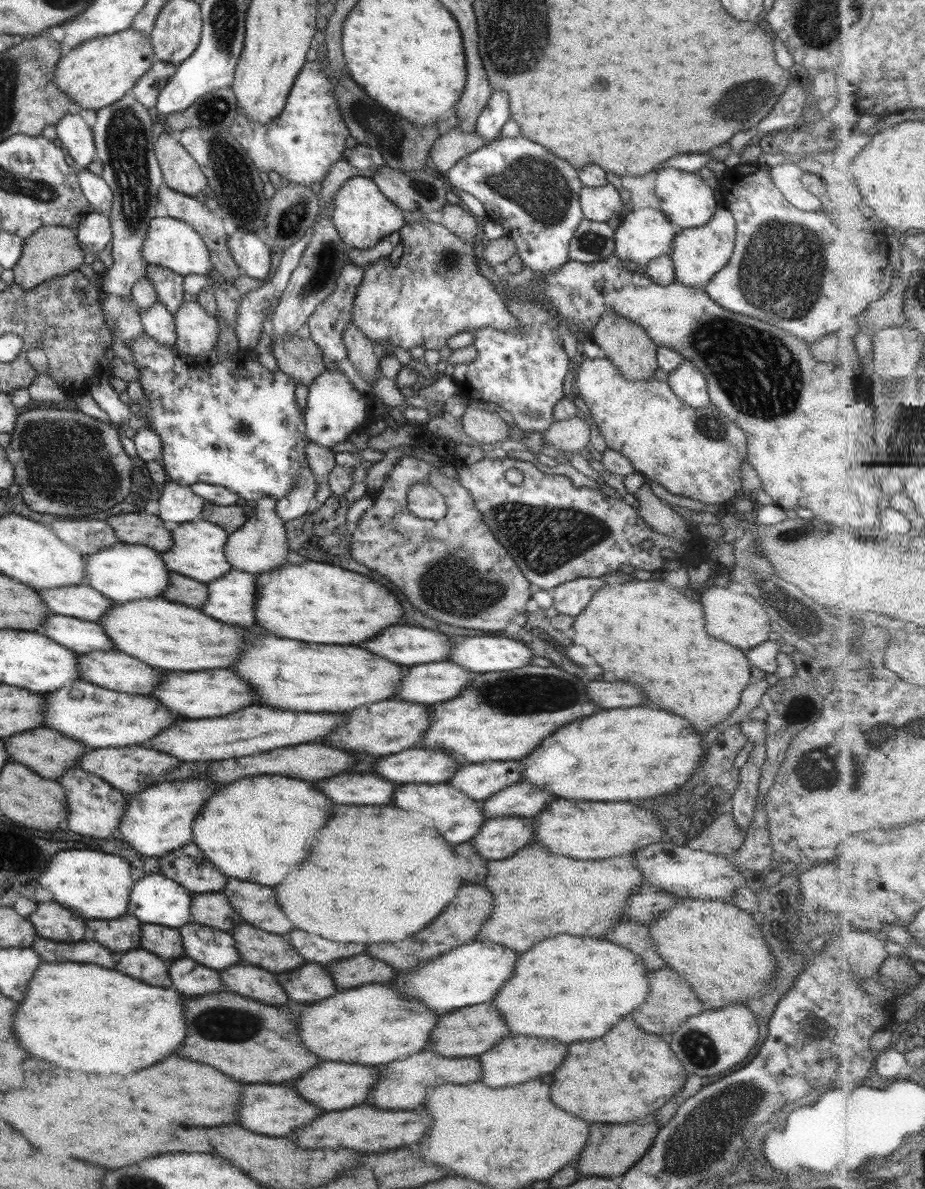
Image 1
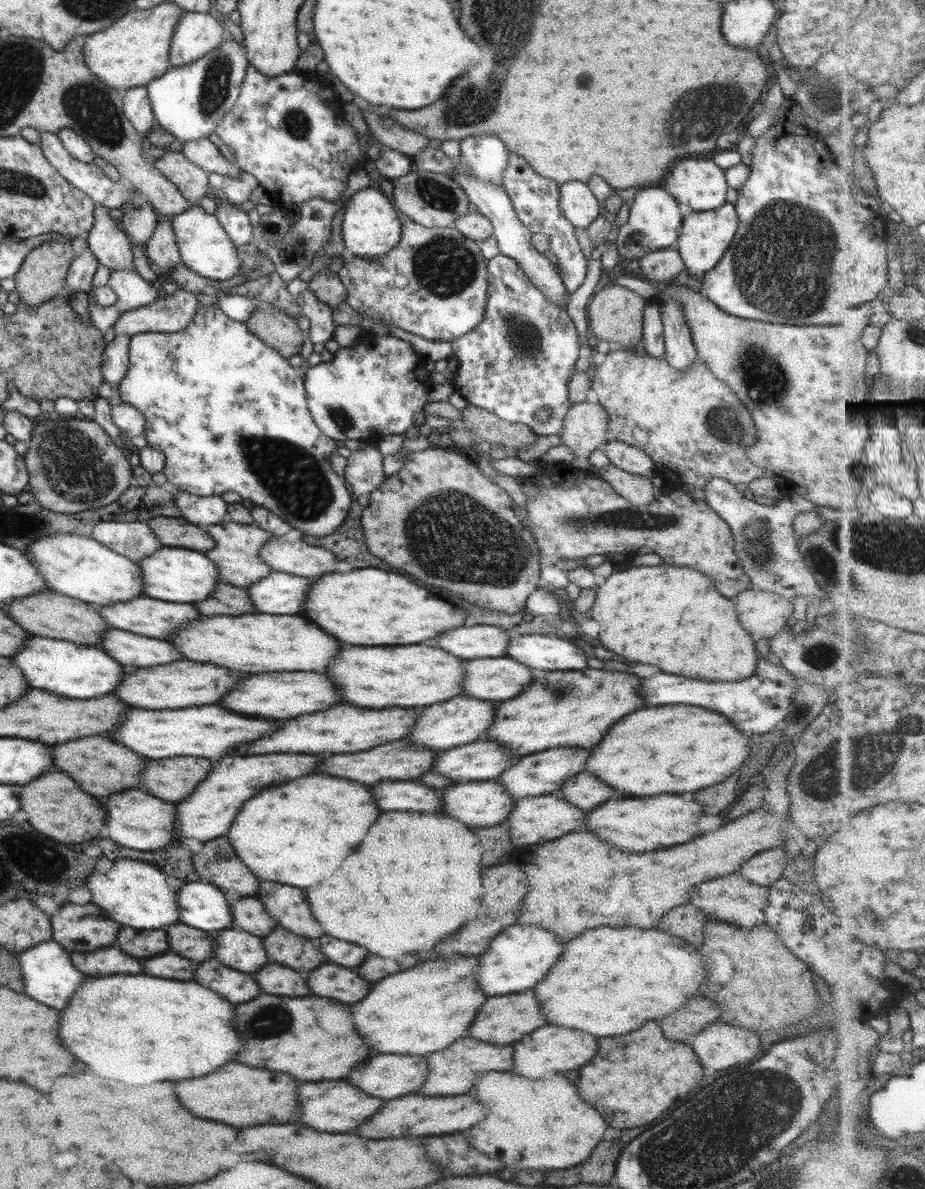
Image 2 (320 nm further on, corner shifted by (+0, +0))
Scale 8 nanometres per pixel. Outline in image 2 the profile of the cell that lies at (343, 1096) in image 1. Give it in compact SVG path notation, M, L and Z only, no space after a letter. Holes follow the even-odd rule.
M379 1054L371 1060L361 1062L351 1074L349 1074L349 1082L353 1086L359 1086L359 1090L363 1090L365 1094L389 1100L389 1098L397 1098L407 1094L415 1094L420 1086L425 1082L427 1076L426 1057L402 1054Z

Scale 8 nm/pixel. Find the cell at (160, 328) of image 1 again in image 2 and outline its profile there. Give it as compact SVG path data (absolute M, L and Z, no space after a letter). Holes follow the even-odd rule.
M129 269L110 271L106 285L116 294L116 301L111 306L111 316L109 308L102 307L99 308L99 316L95 312L95 318L99 320L91 320L91 324L95 324L95 329L102 335L117 322L117 318L123 316L123 313L145 306L159 297L157 285L147 283L135 271Z

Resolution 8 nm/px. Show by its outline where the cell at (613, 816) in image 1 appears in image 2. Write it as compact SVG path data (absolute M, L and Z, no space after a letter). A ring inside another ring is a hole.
M659 794L651 798L629 798L629 800L615 800L609 798L599 808L587 814L587 830L595 832L605 842L613 846L643 852L643 850L659 850L665 846L675 846L689 842L697 836L697 820L703 816L703 810L697 802L688 796Z

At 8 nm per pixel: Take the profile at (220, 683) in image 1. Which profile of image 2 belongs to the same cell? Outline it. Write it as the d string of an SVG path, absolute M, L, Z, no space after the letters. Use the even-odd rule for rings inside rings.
M291 672L291 674L255 674L241 680L223 698L223 708L239 714L249 714L257 718L295 718L311 712L319 712L339 704L341 694L333 682L321 674L313 672Z

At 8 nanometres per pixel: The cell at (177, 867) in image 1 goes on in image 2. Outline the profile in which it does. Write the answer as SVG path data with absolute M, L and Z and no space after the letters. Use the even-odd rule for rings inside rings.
M226 836L204 842L203 850L193 857L193 864L199 880L219 887L224 893L231 889L236 890L242 897L251 897L258 891L260 880L237 858Z

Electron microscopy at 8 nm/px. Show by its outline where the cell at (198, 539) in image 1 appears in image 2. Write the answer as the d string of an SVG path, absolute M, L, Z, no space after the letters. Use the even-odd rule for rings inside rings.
M226 520L209 526L205 534L215 542L215 547L204 554L215 563L222 583L245 590L270 573L270 566L259 560L259 549L273 537L265 530L259 530L255 524L243 525Z

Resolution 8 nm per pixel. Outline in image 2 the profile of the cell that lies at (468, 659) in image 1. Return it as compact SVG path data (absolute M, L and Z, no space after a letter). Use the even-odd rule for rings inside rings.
M523 634L510 638L505 657L539 670L583 670L585 654L564 638Z

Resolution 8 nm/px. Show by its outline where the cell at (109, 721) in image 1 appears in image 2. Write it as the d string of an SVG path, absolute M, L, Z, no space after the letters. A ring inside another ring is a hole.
M201 706L187 710L135 710L125 714L125 722L109 734L113 742L119 742L131 752L148 759L173 758L173 756L197 756L197 758L221 758L233 754L241 744L253 742L261 736L269 736L277 724L273 720L257 720L241 714L231 714L219 706Z

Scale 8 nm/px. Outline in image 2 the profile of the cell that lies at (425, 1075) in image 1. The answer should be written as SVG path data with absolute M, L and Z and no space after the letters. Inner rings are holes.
M463 1036L447 1048L426 1056L427 1076L417 1093L423 1096L453 1096L465 1094L475 1086L477 1078L487 1071L507 1072L513 1068L512 1045L495 1046L479 1039Z

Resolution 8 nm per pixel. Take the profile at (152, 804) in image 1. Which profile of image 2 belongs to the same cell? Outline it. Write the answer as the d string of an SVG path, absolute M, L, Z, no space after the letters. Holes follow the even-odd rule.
M261 754L261 756L223 756L217 764L211 764L211 774L207 775L185 801L173 803L175 807L174 827L181 838L195 838L207 842L220 836L226 836L229 826L251 796L289 782L293 778L313 774L321 756L309 754Z

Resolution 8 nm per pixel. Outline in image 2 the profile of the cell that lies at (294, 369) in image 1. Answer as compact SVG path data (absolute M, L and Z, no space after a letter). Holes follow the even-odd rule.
M255 308L251 311L251 318L247 318L246 329L259 340L270 346L283 358L299 355L303 342L303 332L299 329L295 319L277 309L264 311Z

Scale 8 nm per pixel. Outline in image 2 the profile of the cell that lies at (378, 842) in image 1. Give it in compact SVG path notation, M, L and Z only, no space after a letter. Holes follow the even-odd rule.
M383 812L359 844L357 852L343 862L325 882L305 890L313 918L333 938L363 946L381 958L425 952L445 936L457 932L467 920L475 918L481 900L481 858L479 838L459 824L459 820L441 814L419 812Z

